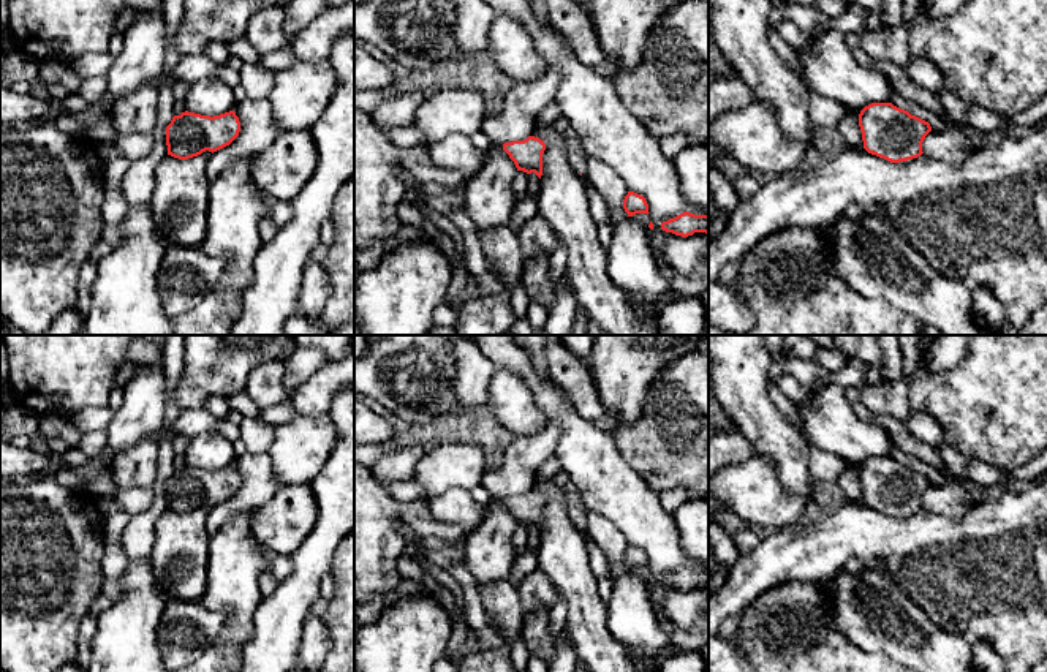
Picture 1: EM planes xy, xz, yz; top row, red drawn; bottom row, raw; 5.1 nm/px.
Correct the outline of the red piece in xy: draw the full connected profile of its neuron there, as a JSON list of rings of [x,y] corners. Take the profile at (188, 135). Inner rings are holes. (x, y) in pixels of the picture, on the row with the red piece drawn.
[[[185,111],[166,126],[168,155],[188,160],[206,150],[214,153],[229,145],[239,131],[240,122],[234,111],[214,117]]]

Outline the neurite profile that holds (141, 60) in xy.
[[[163,2],[153,9],[138,11],[134,22],[125,30],[123,47],[114,57],[106,76],[106,95],[111,104],[139,85],[153,82],[163,73],[166,35]]]

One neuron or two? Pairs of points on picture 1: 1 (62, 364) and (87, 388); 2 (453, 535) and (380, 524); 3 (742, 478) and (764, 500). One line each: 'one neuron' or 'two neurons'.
1: one neuron
2: one neuron
3: one neuron

